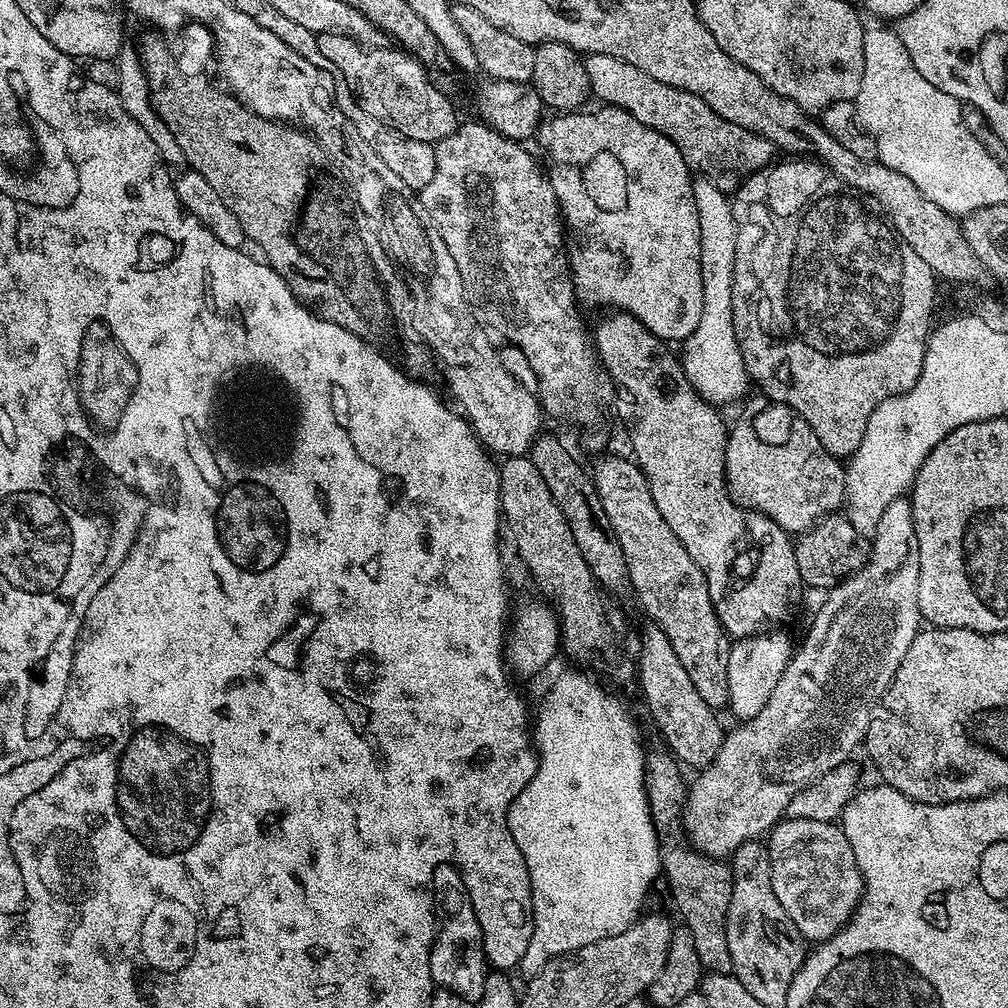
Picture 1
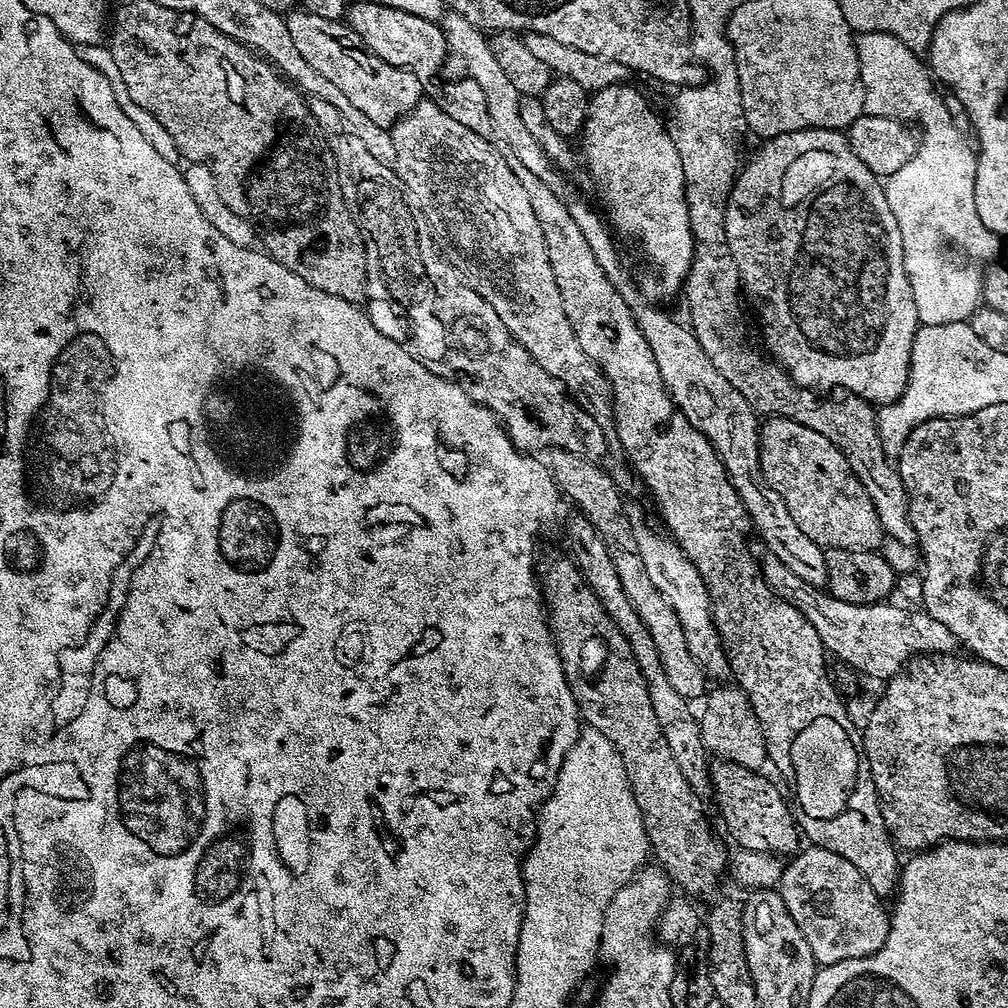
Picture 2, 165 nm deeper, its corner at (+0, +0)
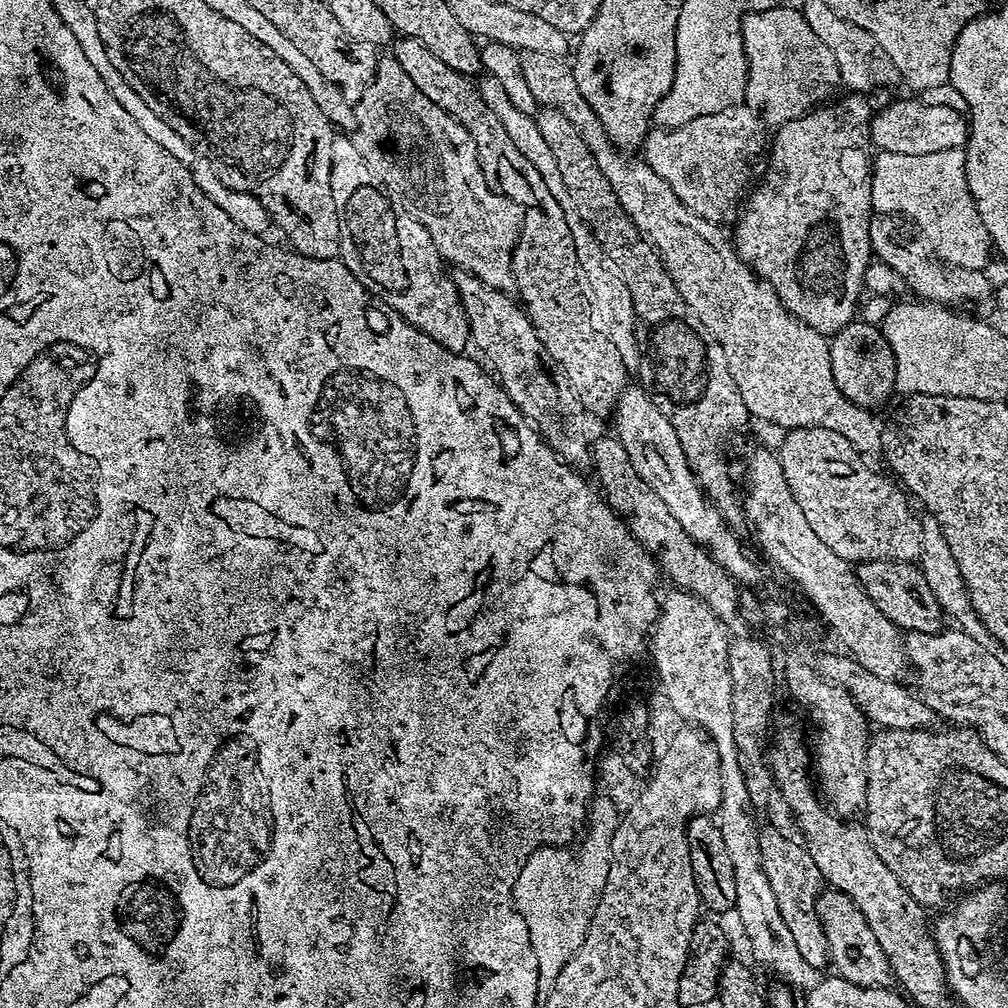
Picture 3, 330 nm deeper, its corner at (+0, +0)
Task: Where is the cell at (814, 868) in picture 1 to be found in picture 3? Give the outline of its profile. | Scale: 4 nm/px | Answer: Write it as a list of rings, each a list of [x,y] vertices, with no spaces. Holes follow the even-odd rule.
[[[836,894],[833,897],[832,903],[825,905],[822,919],[828,930],[830,964],[833,970],[835,968],[837,971],[837,977],[863,988],[884,990],[891,987],[895,981],[892,967],[865,915],[848,896]]]

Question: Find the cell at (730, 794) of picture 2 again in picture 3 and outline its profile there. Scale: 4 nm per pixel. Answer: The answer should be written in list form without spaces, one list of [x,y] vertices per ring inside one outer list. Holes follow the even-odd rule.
[[[765,827],[760,834],[760,853],[762,866],[770,878],[770,888],[778,898],[778,908],[782,910],[782,918],[786,918],[786,926],[790,926],[790,934],[794,934],[794,942],[798,942],[798,950],[806,962],[817,970],[829,967],[828,930],[822,919],[820,891],[825,891],[824,875],[818,870],[814,858],[803,843],[795,844],[784,836],[779,836],[777,829]]]

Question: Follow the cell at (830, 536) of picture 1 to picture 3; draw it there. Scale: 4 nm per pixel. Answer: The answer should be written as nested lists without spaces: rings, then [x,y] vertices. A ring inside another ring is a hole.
[[[872,560],[869,564],[861,564],[855,569],[856,577],[866,590],[870,602],[890,618],[901,630],[921,632],[926,636],[941,631],[946,617],[934,598],[934,590],[926,586],[926,578],[920,573],[915,563],[898,564],[892,560]]]

